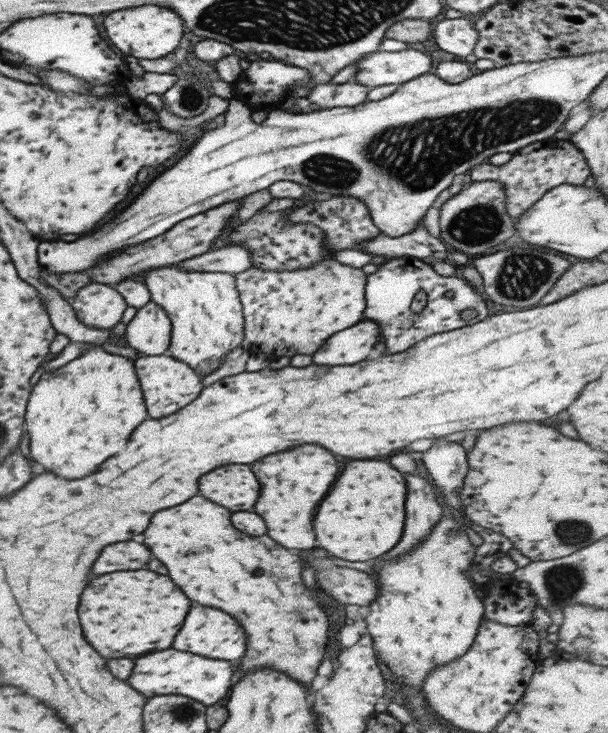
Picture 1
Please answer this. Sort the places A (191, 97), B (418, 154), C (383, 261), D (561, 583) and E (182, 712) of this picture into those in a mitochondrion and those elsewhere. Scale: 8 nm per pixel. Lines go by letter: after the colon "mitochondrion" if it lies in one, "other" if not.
A: mitochondrion
B: mitochondrion
C: other
D: mitochondrion
E: mitochondrion

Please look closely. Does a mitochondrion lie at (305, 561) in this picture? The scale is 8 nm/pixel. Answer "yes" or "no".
no

